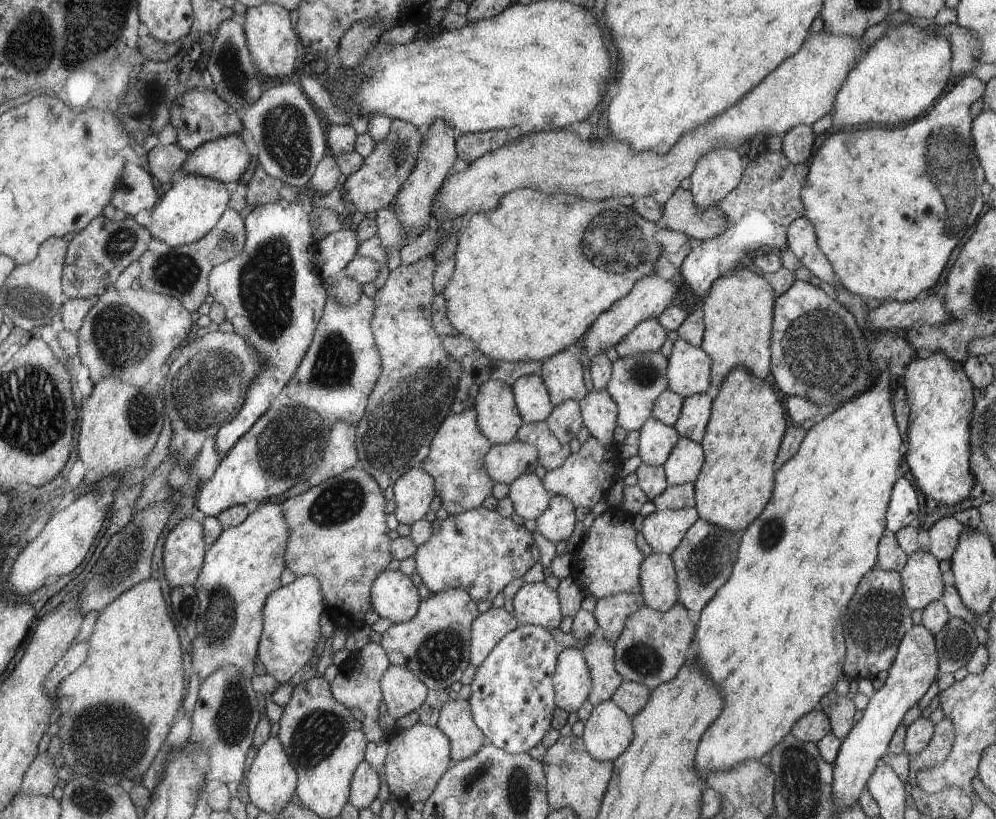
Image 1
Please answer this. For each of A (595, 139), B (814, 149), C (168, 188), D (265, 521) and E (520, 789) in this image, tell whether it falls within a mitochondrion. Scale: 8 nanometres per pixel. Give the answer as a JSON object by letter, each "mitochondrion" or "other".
{"A":"other","B":"other","C":"other","D":"other","E":"mitochondrion"}

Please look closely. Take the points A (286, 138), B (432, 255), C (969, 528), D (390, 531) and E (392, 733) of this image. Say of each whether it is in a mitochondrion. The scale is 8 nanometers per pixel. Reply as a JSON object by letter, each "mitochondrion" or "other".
{"A":"mitochondrion","B":"other","C":"other","D":"other","E":"other"}

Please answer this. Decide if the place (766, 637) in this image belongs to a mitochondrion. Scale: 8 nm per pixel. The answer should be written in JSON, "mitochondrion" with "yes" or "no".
{"mitochondrion":"no"}

